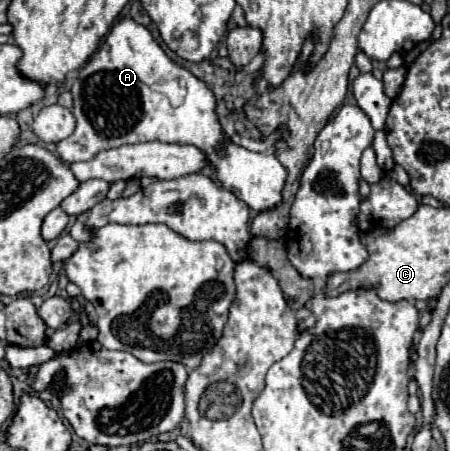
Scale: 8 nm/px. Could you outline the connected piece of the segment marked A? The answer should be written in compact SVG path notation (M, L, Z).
M123 18L113 24L111 32L107 34L105 44L99 48L99 52L87 62L71 82L71 94L73 94L73 112L77 120L77 128L73 136L57 142L57 156L65 164L83 162L95 158L101 150L125 146L125 144L139 144L139 142L171 142L171 144L191 144L205 152L207 164L215 170L215 178L223 188L233 192L237 198L253 208L255 212L261 212L265 208L277 206L281 202L281 192L285 186L287 172L277 160L275 152L251 152L237 144L233 144L225 132L221 130L219 118L217 118L217 100L213 92L195 78L187 68L175 64L161 46L153 40L151 32L145 26L139 26L131 18Z

